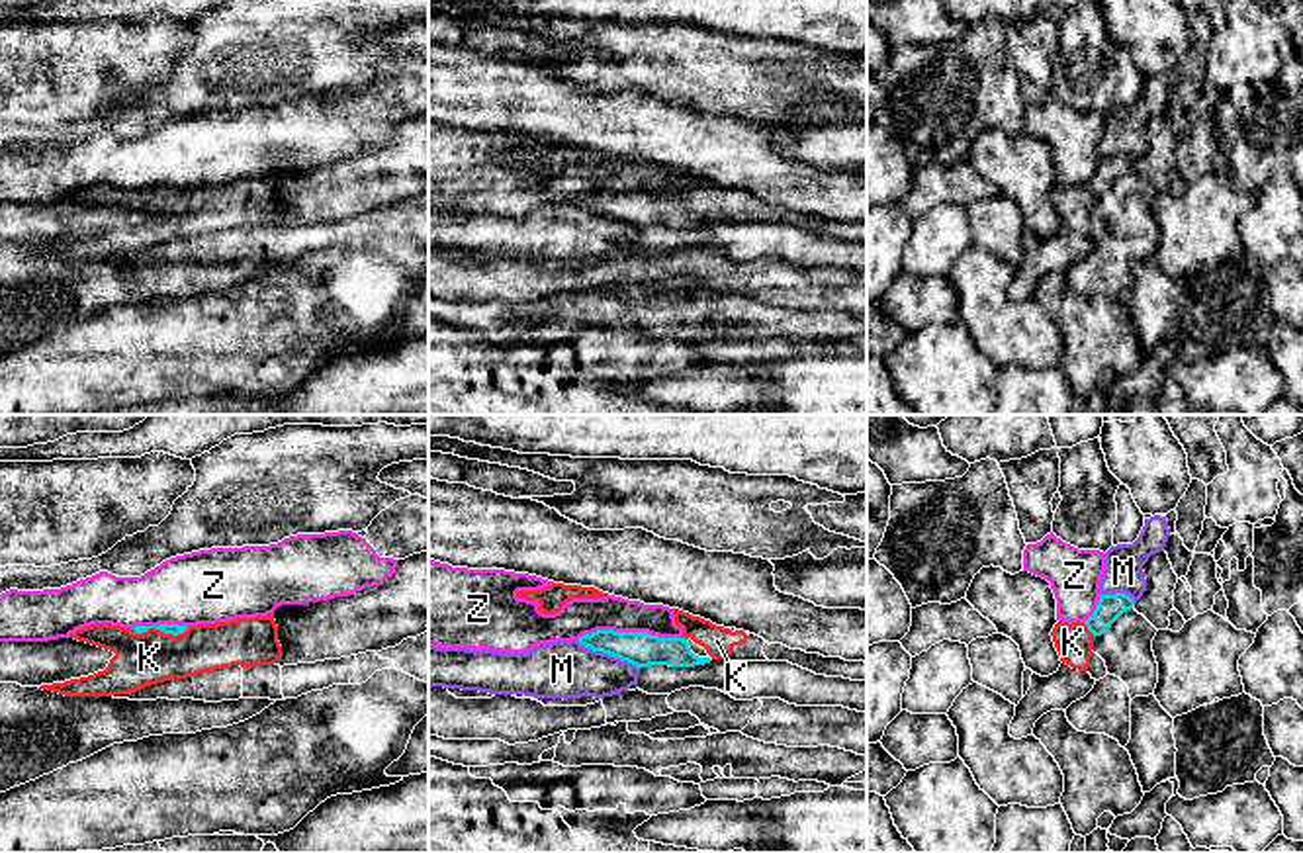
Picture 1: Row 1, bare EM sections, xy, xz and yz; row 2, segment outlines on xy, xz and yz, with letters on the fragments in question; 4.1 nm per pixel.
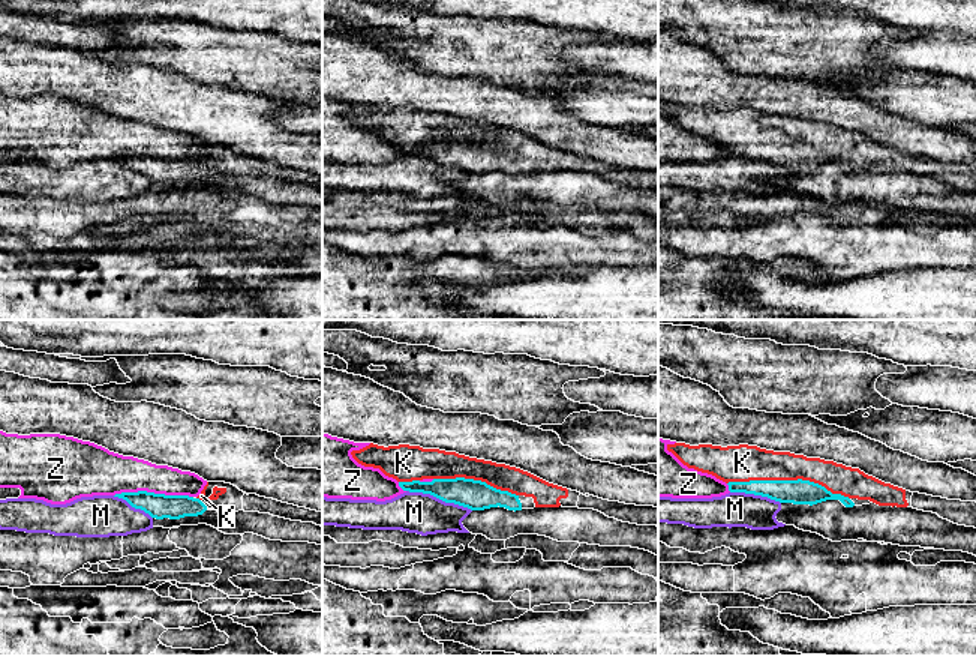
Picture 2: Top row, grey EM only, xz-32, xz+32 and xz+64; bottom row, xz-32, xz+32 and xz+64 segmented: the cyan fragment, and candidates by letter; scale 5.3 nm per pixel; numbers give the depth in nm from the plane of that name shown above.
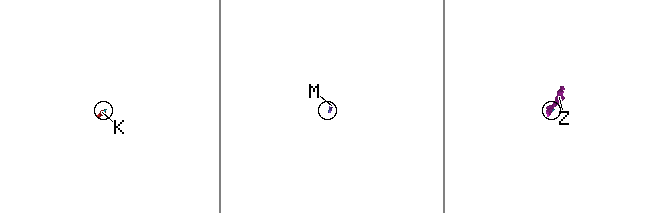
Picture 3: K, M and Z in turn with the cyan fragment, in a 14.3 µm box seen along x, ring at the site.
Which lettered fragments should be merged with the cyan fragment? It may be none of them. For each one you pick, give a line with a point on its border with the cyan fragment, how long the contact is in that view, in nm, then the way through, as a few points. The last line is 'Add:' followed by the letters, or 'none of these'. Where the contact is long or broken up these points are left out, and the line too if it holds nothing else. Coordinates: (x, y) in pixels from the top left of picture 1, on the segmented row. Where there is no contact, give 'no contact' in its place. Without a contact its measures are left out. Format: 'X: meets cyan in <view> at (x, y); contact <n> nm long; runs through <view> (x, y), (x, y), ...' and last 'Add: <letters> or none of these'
K: meets cyan in xy at (159, 628); contact 240 nm long
Add: K

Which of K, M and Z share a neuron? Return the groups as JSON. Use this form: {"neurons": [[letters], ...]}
{"neurons": [["K"], ["M"], ["Z"]]}

